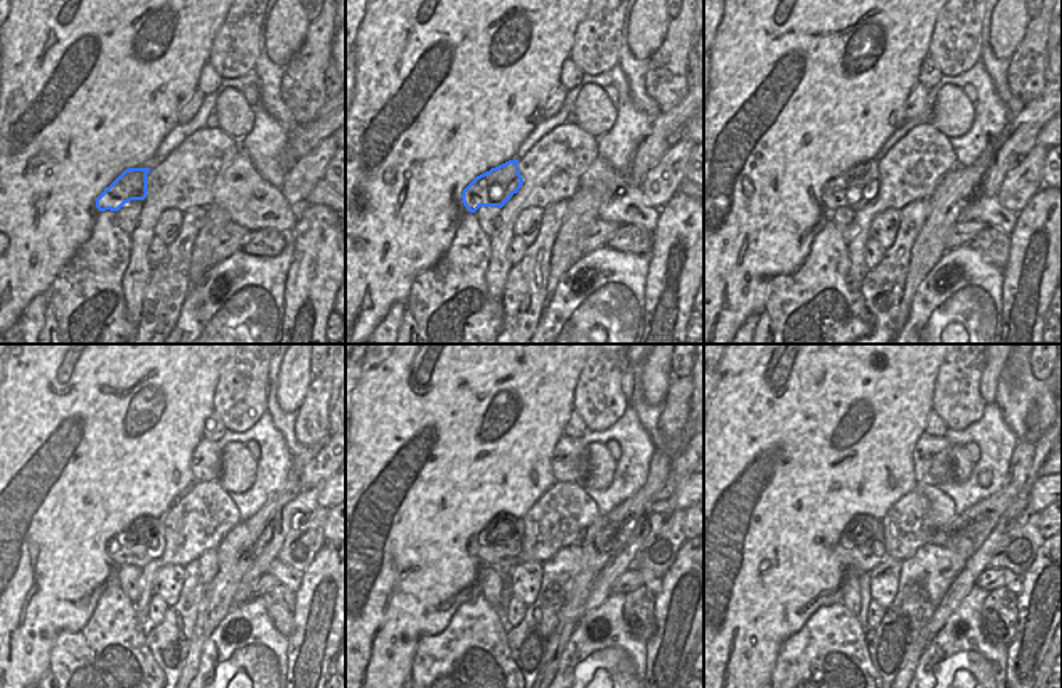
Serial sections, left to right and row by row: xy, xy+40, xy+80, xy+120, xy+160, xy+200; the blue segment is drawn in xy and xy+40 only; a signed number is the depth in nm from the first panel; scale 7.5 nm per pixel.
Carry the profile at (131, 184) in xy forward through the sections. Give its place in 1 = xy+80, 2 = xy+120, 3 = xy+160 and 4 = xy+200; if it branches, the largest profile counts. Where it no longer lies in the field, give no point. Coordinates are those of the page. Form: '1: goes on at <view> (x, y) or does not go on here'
1: goes on at xy+80 (854, 188)
2: goes on at xy+120 (143, 543)
3: goes on at xy+160 (504, 557)
4: goes on at xy+200 (864, 557)

